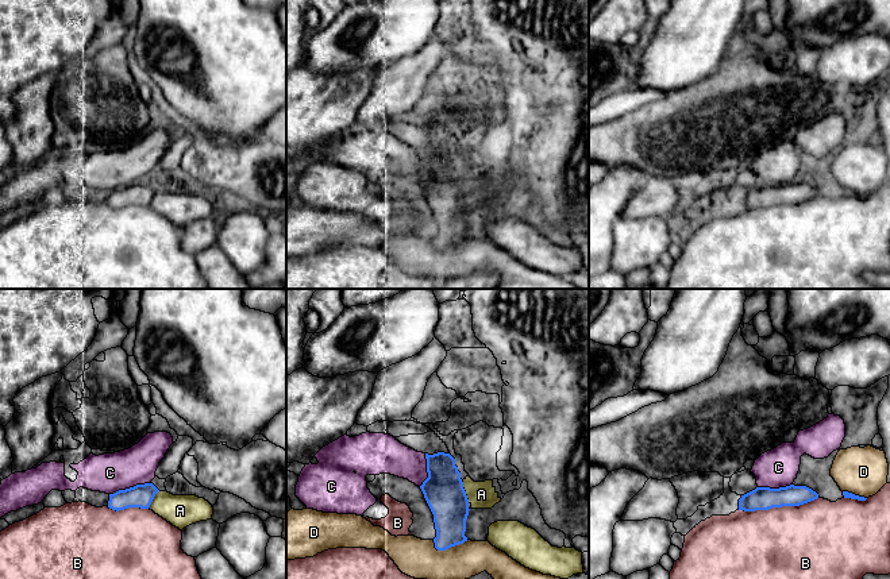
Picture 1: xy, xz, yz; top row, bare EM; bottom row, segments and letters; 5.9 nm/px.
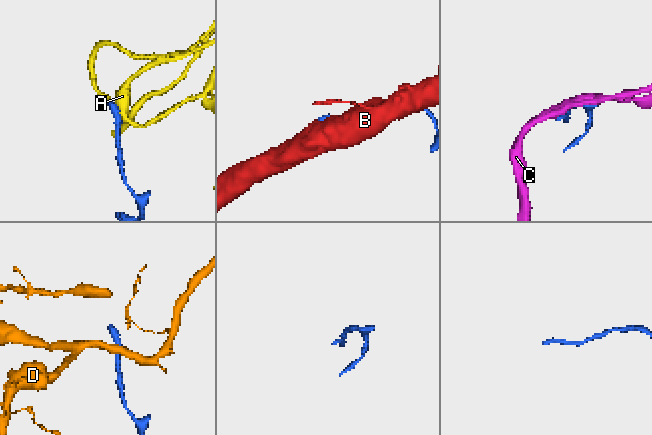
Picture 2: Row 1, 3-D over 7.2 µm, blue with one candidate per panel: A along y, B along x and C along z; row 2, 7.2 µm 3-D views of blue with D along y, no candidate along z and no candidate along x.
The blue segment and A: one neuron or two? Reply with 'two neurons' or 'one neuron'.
one neuron

